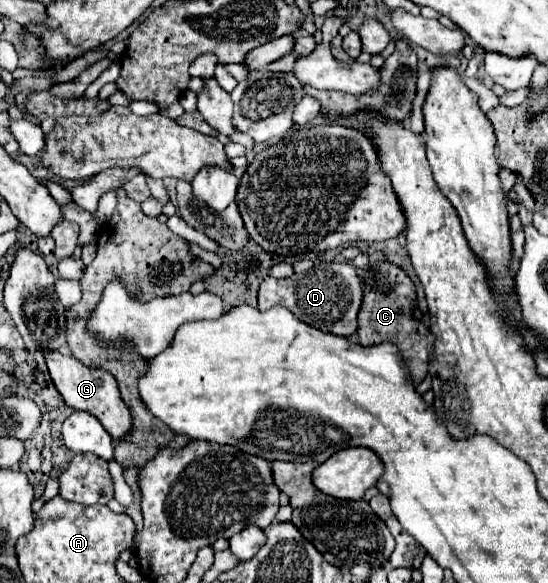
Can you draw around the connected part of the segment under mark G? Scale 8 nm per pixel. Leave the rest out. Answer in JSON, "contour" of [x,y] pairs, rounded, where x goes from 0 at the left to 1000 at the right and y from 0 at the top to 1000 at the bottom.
{"contour":[[[89,602],[82,609],[82,619],[86,619],[86,633],[89,633],[89,643],[93,643],[104,671],[115,678],[115,684],[126,698],[133,698],[137,705],[159,705],[159,708],[173,712],[206,753],[224,750],[239,736],[239,712],[217,678],[214,654],[206,650],[206,643],[199,643],[188,633],[159,630],[144,616],[130,612],[130,609],[111,609],[108,602]]]}

